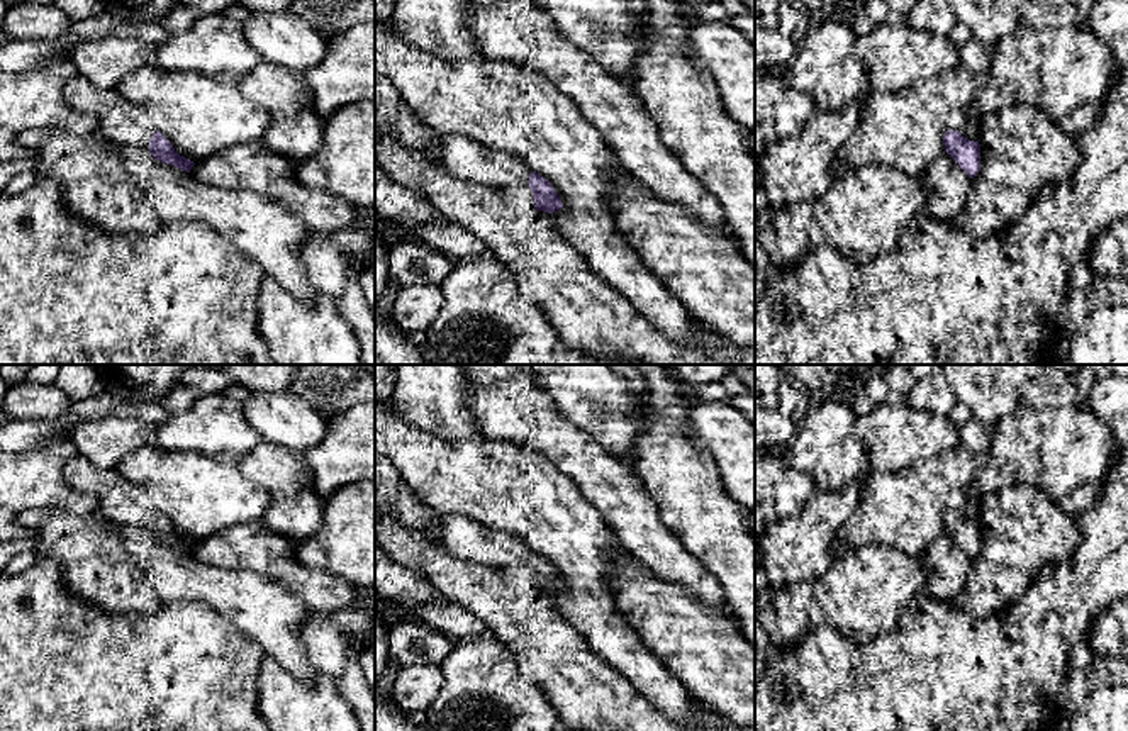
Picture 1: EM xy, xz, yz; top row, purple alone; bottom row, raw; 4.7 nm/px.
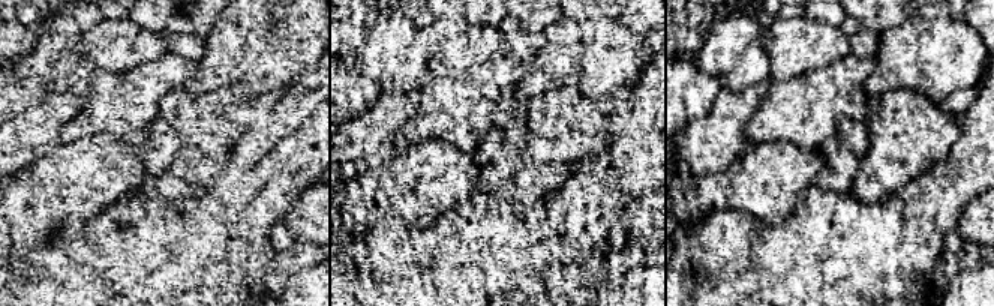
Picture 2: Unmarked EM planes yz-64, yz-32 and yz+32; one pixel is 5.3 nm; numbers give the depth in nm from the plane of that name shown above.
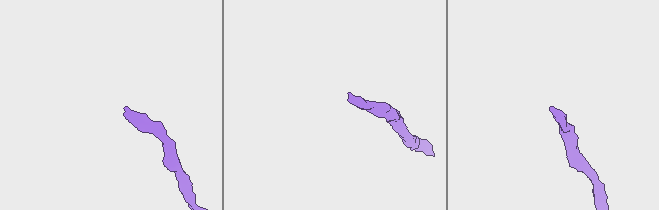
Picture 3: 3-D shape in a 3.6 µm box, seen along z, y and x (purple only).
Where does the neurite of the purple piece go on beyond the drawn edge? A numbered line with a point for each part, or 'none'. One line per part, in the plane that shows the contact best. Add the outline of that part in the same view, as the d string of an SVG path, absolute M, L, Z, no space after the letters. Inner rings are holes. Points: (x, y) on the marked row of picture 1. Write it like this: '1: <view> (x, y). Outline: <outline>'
1: xz (518, 195). Outline: M529 185L497 187L499 195L516 209L533 209L534 198Z

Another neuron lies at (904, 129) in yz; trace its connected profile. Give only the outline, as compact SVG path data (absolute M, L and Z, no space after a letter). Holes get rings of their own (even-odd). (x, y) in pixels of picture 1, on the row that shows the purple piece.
M960 64L899 92L870 90L855 132L836 153L836 168L884 163L919 176L945 153L948 131L979 129L972 103L986 81L987 75Z

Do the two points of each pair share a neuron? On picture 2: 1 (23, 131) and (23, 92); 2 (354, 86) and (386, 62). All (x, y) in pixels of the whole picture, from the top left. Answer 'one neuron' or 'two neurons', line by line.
1: two neurons
2: two neurons

